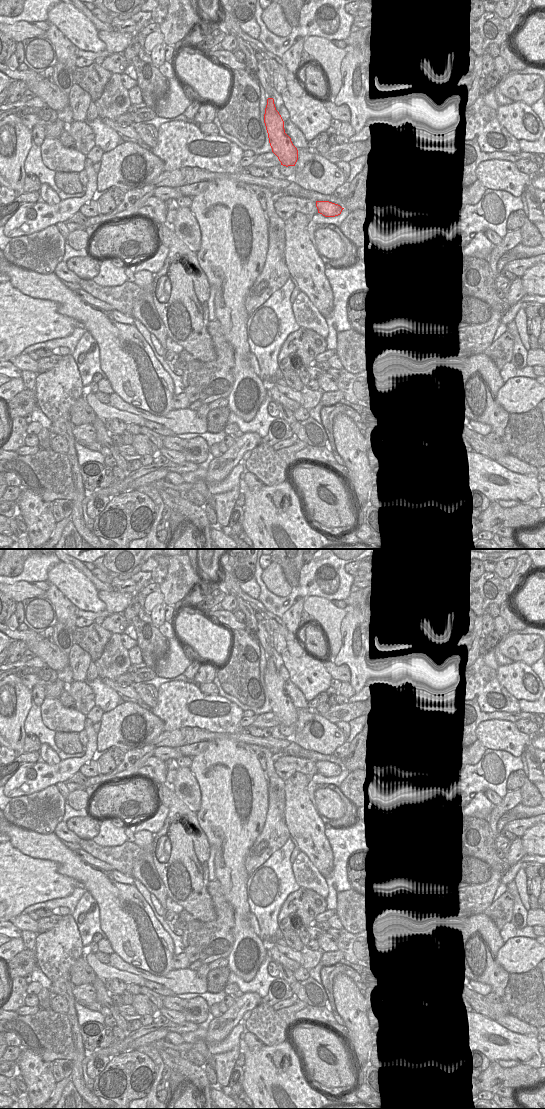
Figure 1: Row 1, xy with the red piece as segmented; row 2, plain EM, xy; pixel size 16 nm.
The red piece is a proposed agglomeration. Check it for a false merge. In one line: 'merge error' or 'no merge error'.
no merge error

